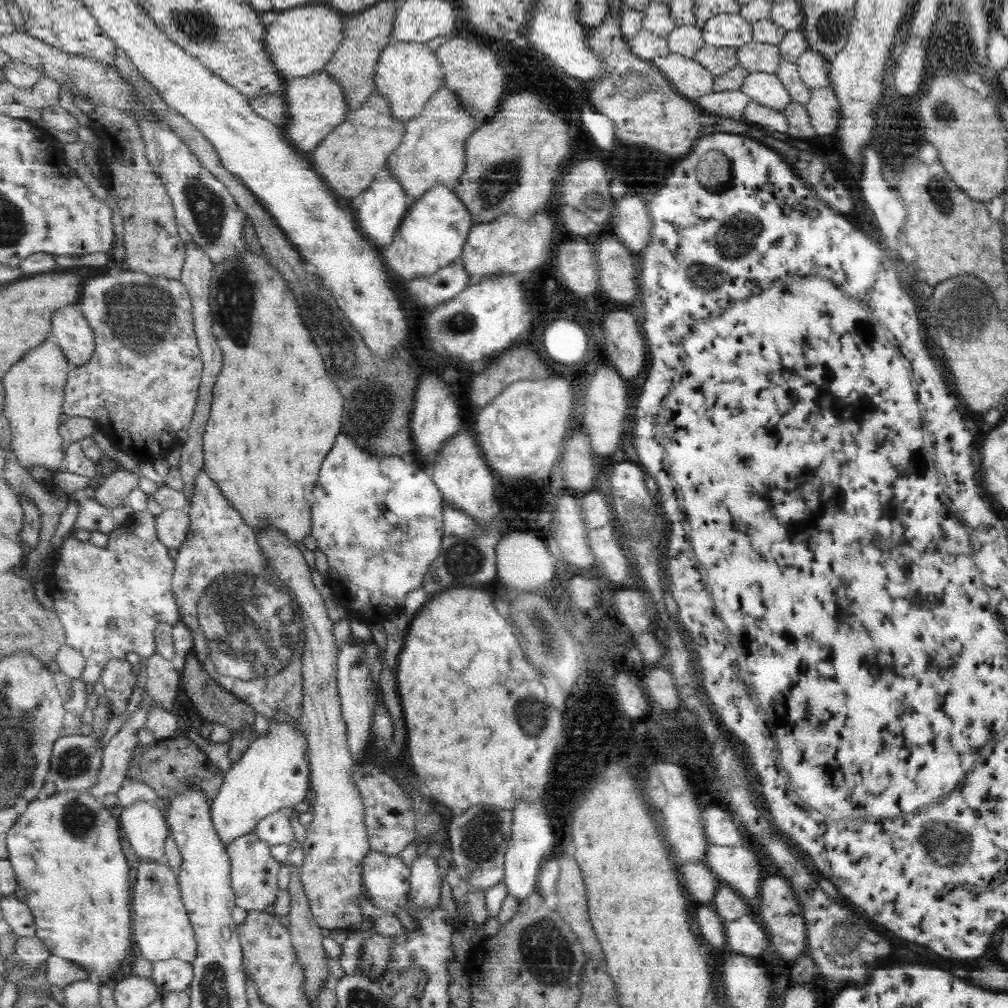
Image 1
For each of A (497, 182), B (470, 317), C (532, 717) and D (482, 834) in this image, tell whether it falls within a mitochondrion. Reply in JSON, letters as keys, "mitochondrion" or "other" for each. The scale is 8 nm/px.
{"A":"mitochondrion","B":"mitochondrion","C":"mitochondrion","D":"mitochondrion"}

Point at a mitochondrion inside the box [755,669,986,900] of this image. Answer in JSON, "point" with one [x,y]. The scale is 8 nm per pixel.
{"point":[933,843]}

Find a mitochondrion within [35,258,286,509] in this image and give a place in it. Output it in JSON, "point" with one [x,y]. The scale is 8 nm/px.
{"point":[141,315]}

